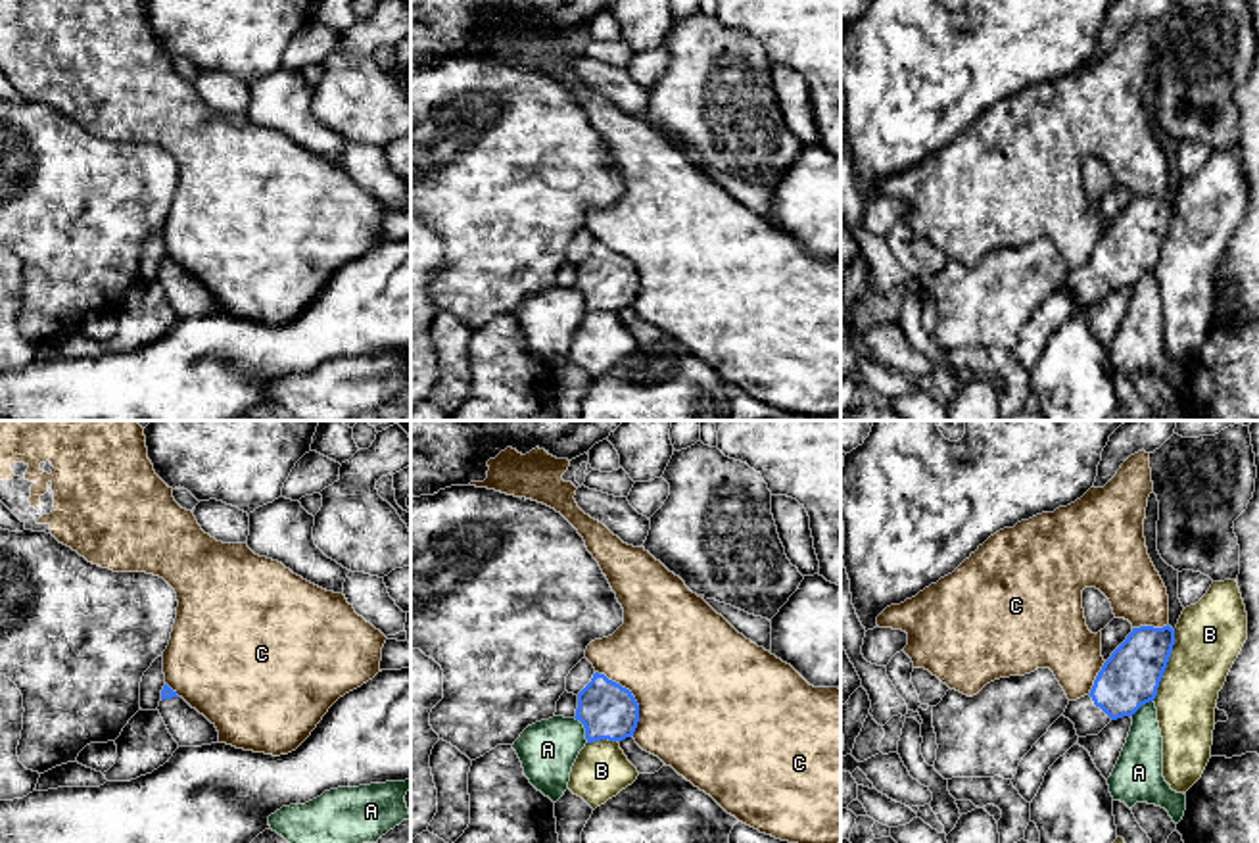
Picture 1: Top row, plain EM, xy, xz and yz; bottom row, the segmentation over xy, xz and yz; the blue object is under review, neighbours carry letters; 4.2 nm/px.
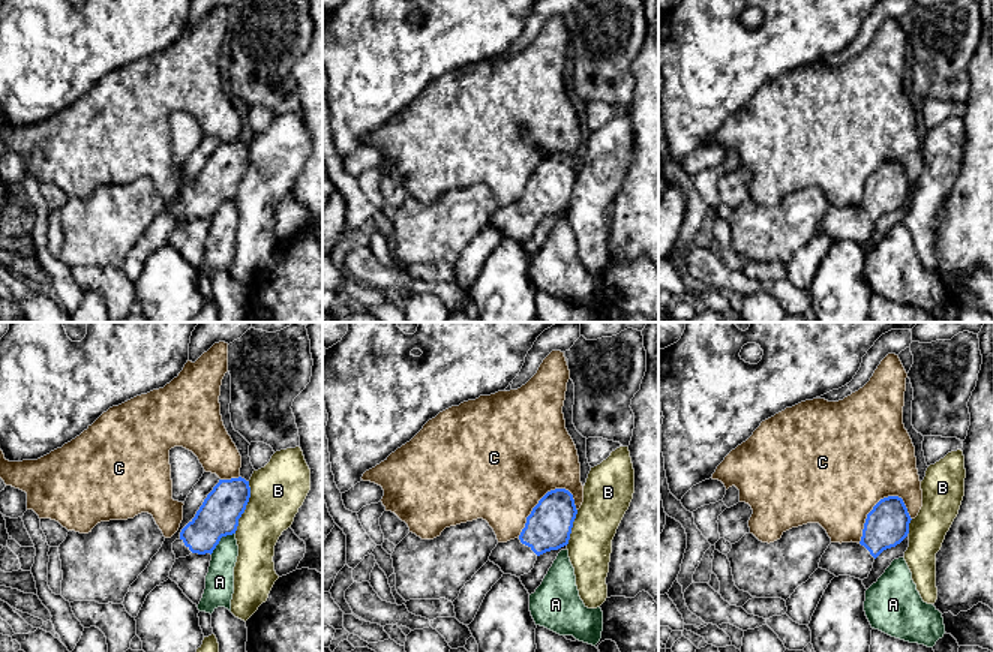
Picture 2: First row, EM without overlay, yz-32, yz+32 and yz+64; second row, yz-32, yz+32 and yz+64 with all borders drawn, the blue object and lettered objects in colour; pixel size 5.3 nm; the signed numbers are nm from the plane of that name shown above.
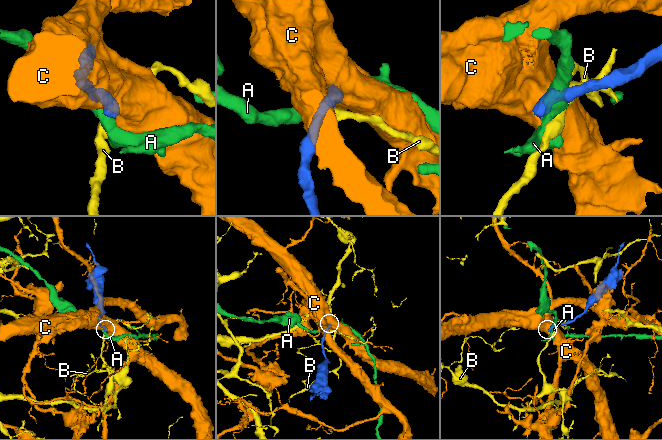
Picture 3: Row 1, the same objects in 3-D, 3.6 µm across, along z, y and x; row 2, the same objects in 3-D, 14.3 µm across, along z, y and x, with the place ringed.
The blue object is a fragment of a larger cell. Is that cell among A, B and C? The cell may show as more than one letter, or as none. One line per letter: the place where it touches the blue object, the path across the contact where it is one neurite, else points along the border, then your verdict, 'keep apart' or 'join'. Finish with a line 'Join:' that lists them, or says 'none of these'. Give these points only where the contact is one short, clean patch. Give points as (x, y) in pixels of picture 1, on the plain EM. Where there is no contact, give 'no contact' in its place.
A: xz (586, 300) | keep apart
B: yz (1165, 235) | keep apart
C: xz (634, 267) | keep apart
Join: none of these

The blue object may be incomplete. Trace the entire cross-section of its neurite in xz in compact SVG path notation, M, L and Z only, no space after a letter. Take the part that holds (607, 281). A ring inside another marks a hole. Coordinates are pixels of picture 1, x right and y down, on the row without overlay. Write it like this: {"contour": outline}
{"contour": "M595 242L578 263L576 290L585 298L587 313L631 307L639 292L639 275L630 259Z"}

